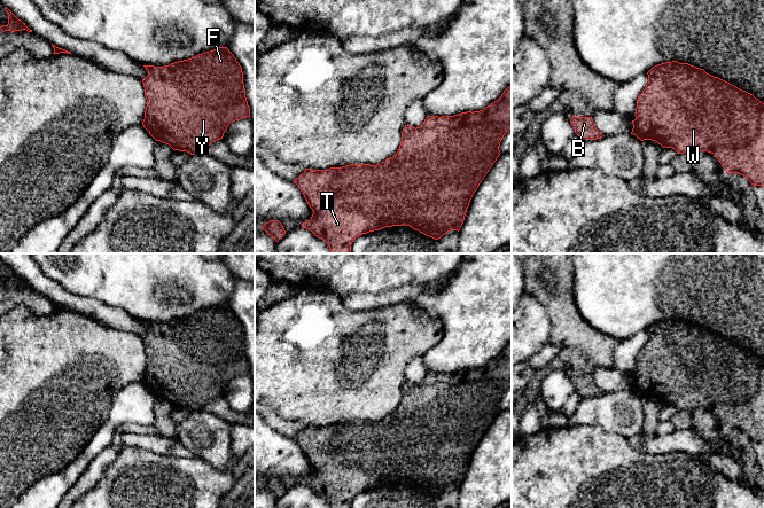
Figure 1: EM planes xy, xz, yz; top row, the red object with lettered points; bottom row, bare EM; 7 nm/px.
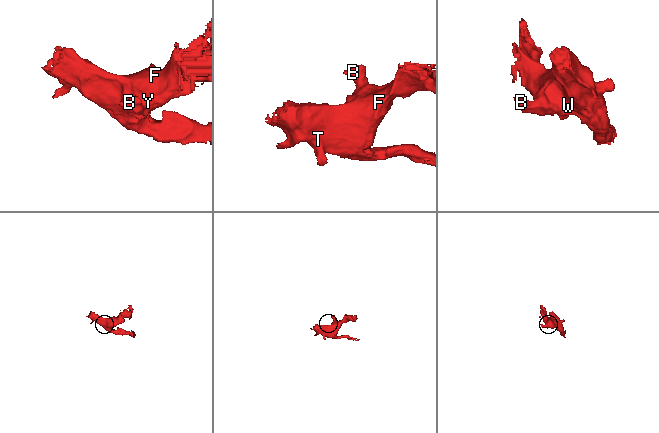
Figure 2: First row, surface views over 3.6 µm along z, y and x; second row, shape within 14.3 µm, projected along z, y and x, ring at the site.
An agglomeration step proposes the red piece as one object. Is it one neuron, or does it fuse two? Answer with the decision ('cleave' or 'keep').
keep

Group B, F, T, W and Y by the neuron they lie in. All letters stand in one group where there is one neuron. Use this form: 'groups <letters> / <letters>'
groups B F T W Y

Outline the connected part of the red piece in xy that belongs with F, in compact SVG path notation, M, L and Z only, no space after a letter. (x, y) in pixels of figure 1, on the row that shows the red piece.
M219 47L165 67L143 67L148 70L148 76L142 79L147 100L142 125L156 141L169 144L173 150L187 151L190 155L201 154L212 142L223 139L231 123L250 117L242 68L227 47Z

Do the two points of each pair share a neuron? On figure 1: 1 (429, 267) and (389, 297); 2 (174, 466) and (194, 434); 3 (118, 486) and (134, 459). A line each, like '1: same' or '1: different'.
1: different
2: different
3: same

